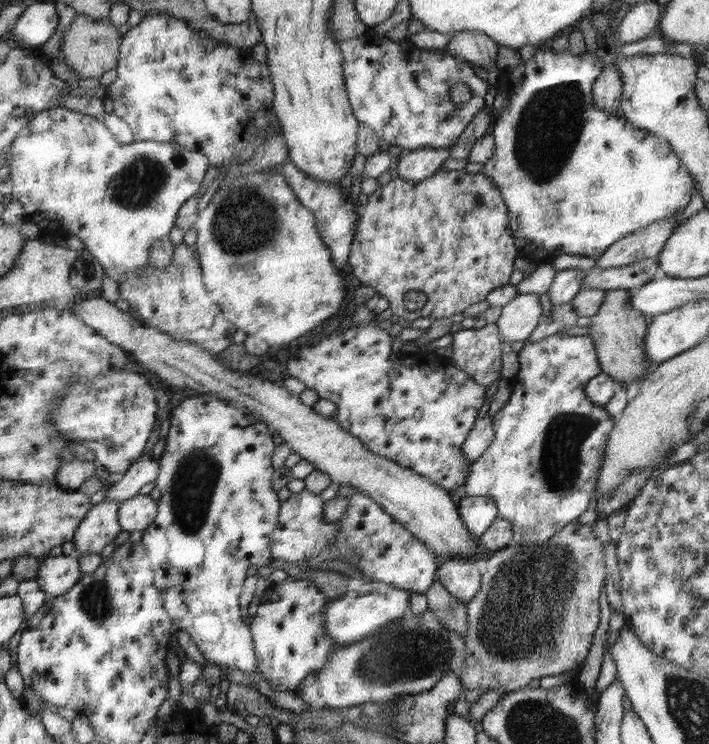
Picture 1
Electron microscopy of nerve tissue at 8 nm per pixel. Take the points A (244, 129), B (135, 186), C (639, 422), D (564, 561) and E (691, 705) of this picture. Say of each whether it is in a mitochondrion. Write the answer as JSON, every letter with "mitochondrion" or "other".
{"A":"other","B":"mitochondrion","C":"other","D":"mitochondrion","E":"mitochondrion"}

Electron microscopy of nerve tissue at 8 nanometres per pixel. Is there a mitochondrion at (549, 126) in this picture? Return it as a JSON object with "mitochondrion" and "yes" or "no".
{"mitochondrion":"yes"}

